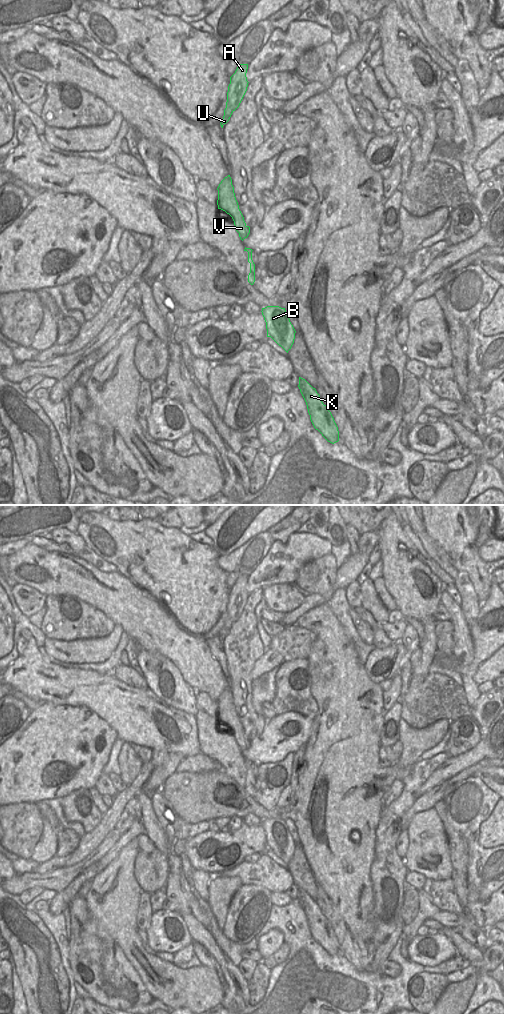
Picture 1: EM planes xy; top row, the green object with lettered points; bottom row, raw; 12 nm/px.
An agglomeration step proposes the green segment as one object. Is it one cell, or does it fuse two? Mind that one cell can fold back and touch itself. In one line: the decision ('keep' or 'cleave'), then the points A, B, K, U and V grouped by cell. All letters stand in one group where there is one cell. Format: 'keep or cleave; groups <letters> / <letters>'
keep; groups A B K U V

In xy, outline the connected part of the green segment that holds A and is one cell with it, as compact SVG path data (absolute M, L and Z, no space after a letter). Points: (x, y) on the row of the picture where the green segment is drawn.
M240 64L235 73L230 77L230 84L227 92L226 108L224 110L224 116L220 123L221 127L226 124L232 113L239 107L248 87L248 81L246 77L248 64Z

